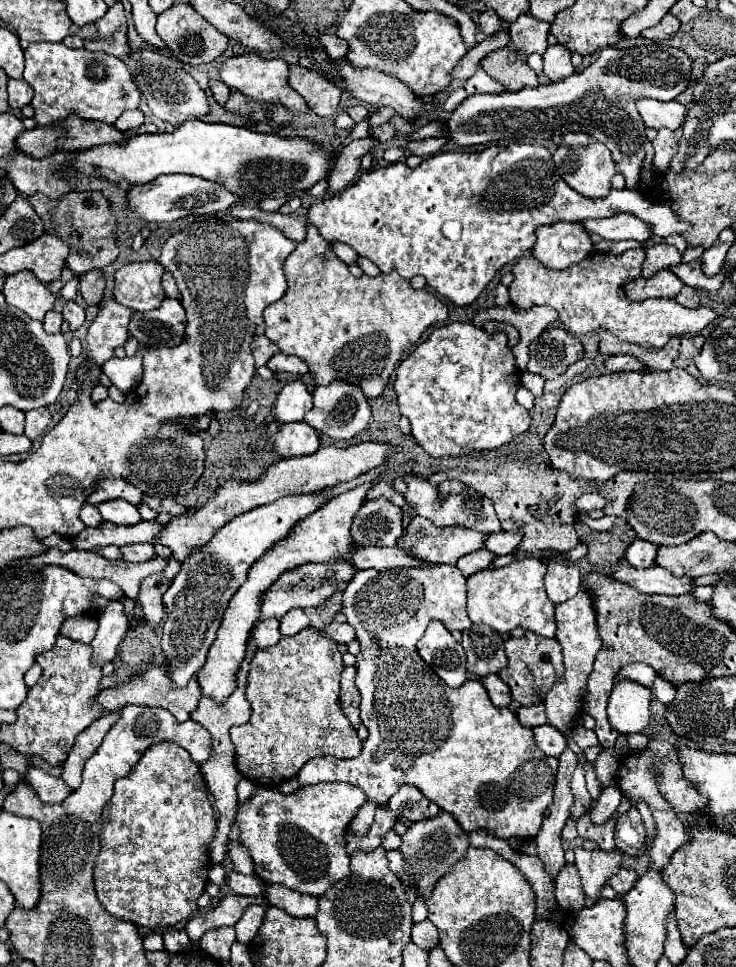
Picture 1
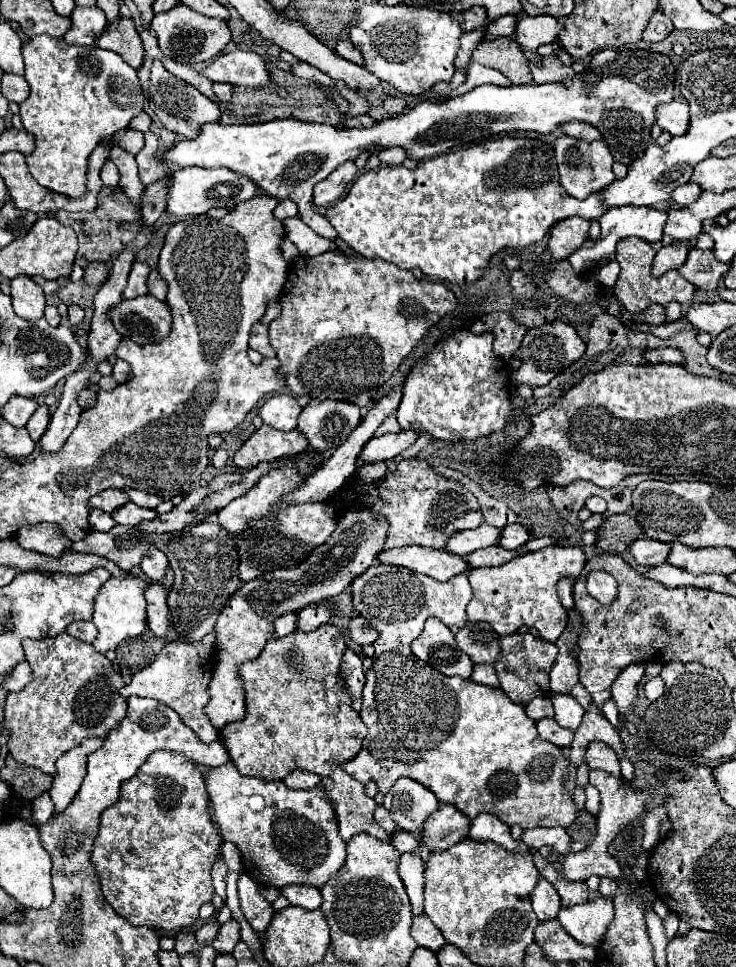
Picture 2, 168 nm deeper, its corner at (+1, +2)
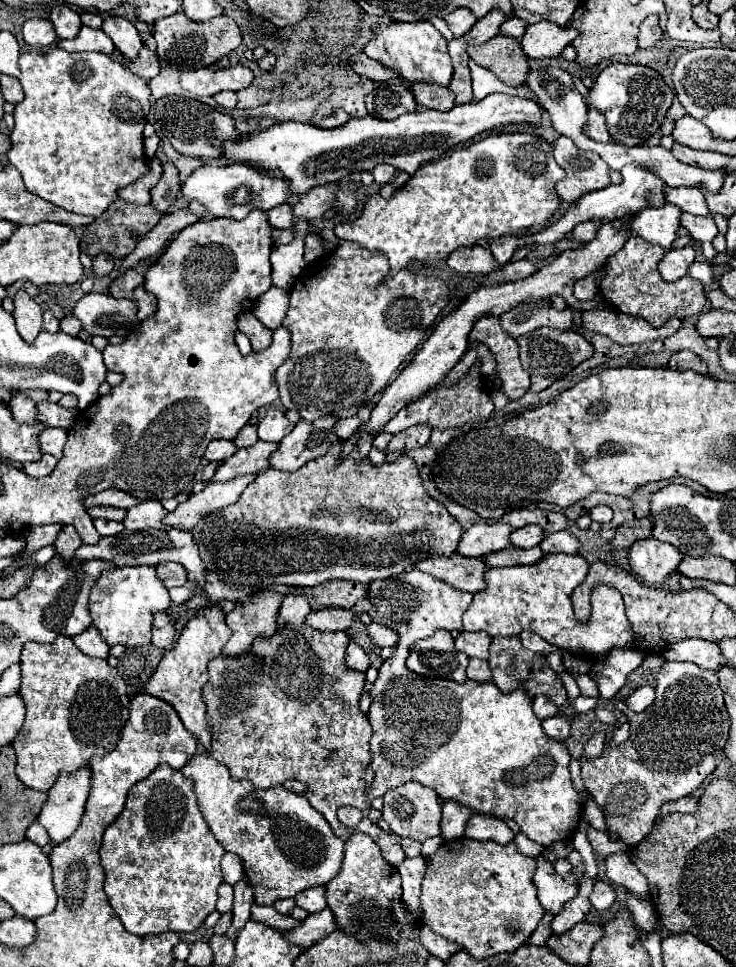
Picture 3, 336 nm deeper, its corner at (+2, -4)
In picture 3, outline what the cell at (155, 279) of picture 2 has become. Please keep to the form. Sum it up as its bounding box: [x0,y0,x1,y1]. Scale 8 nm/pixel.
[133,287,157,321]

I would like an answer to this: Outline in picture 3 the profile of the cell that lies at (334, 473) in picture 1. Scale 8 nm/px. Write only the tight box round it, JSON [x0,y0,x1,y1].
[387,425,431,451]

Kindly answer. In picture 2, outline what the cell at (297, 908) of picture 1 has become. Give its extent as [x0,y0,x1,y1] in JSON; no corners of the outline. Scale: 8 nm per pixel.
[280,885,322,909]

